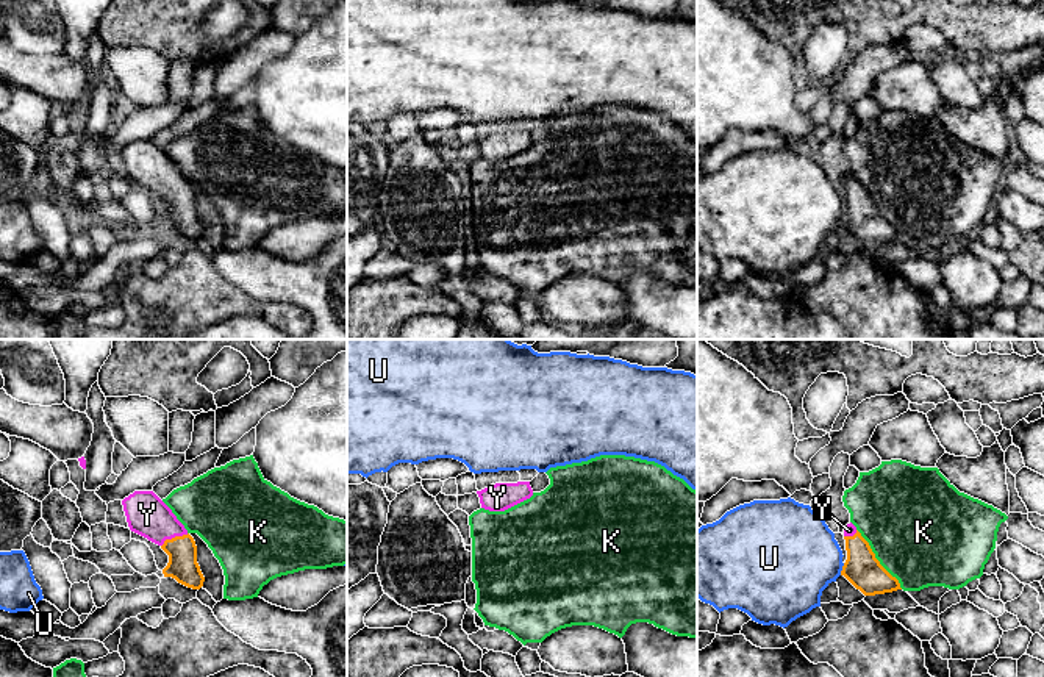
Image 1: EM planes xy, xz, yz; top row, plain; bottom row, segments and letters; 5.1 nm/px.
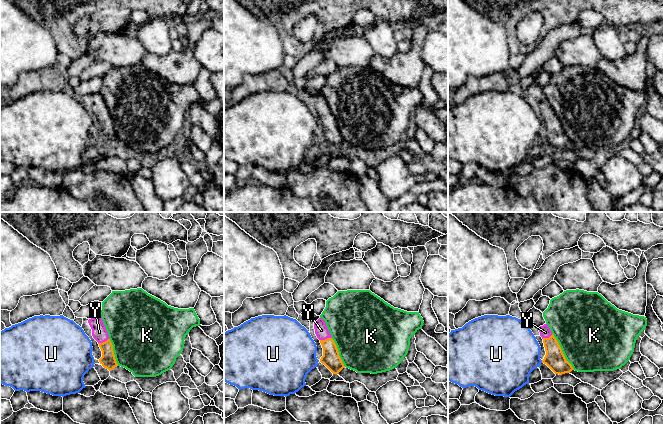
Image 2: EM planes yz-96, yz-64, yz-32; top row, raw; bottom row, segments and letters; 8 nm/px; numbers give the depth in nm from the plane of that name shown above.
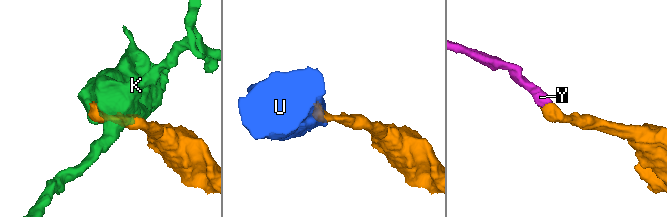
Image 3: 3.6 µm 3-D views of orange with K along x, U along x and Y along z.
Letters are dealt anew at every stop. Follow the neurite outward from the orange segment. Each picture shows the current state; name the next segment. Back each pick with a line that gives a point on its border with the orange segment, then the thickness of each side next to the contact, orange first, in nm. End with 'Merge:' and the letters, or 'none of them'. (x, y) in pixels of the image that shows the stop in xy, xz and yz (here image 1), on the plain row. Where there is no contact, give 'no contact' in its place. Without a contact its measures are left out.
Y: contact xy (175, 186); calibres 150 and 220 nm
Merge: Y

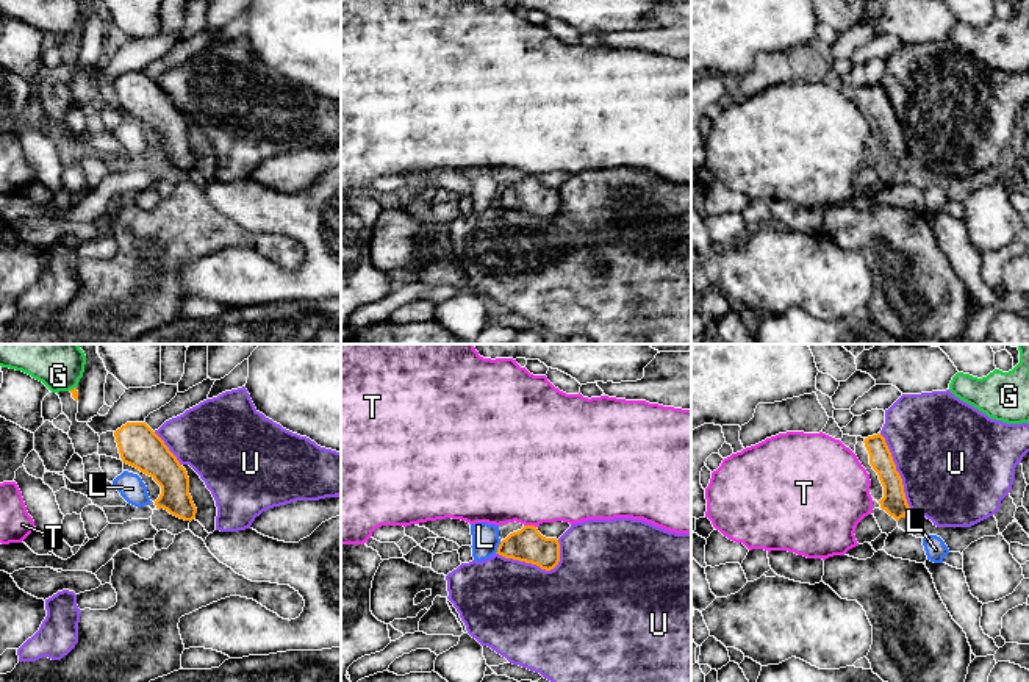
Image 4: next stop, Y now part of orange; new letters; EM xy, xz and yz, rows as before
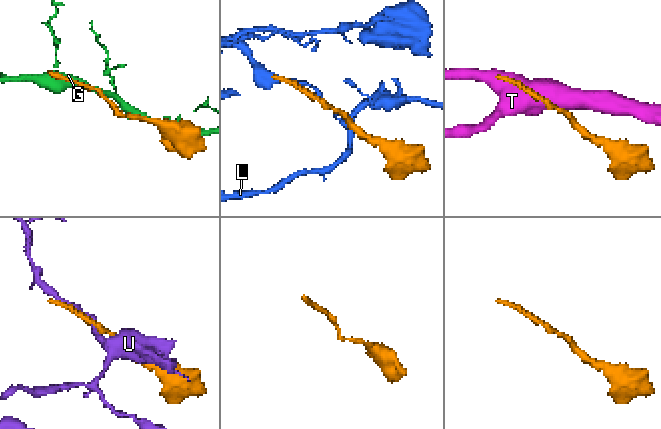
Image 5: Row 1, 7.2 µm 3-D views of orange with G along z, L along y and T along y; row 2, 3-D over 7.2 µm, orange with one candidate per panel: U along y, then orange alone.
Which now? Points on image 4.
Merge: none of them

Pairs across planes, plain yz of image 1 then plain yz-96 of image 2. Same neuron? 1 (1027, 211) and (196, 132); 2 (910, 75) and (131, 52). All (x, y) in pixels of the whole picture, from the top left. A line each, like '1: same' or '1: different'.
1: different
2: same

